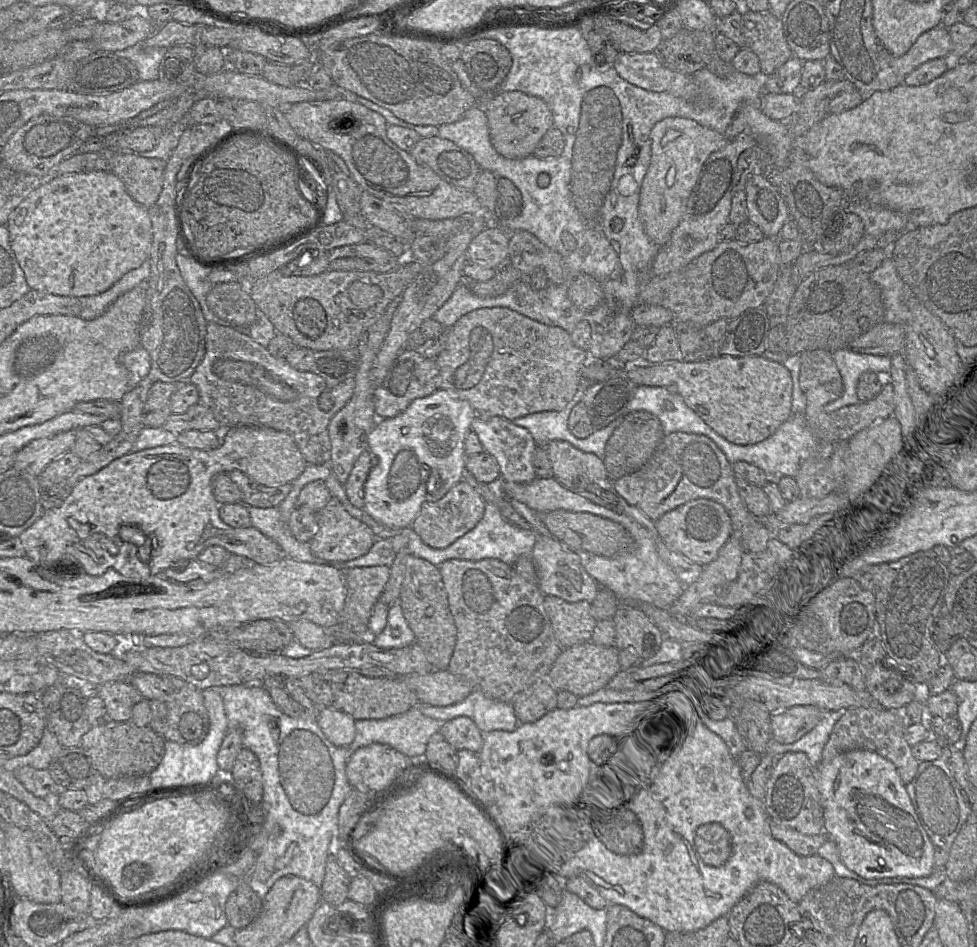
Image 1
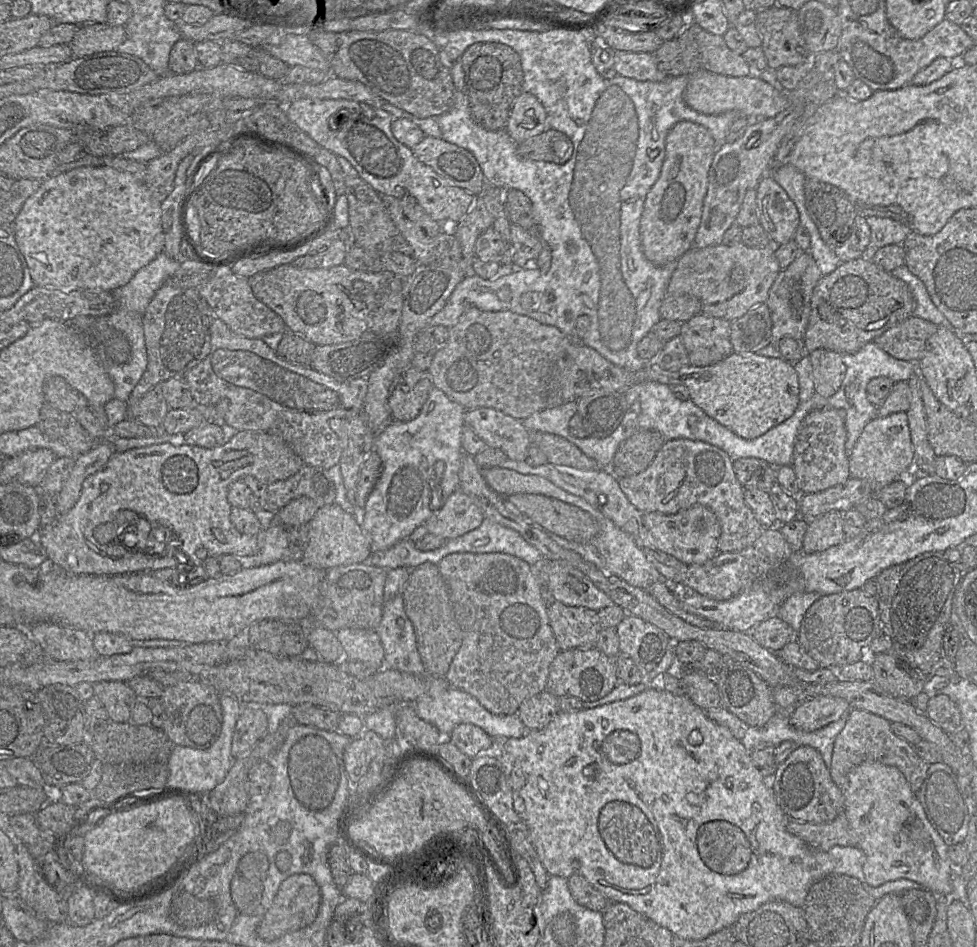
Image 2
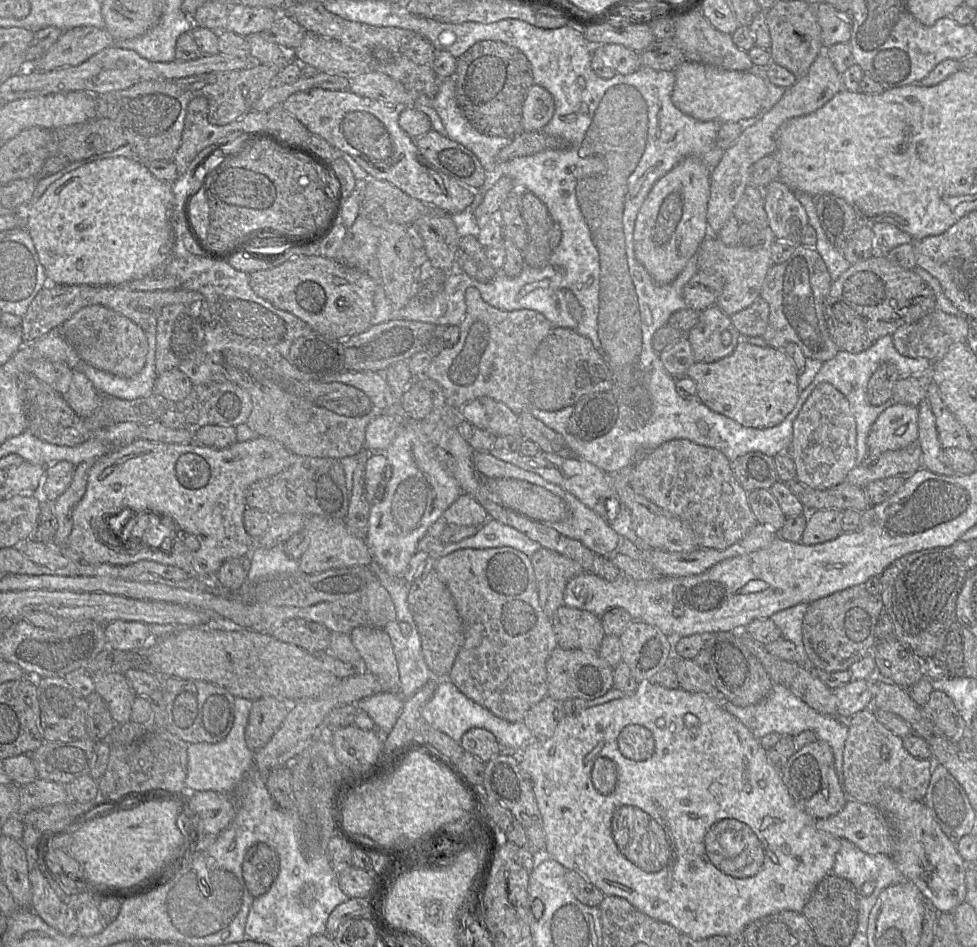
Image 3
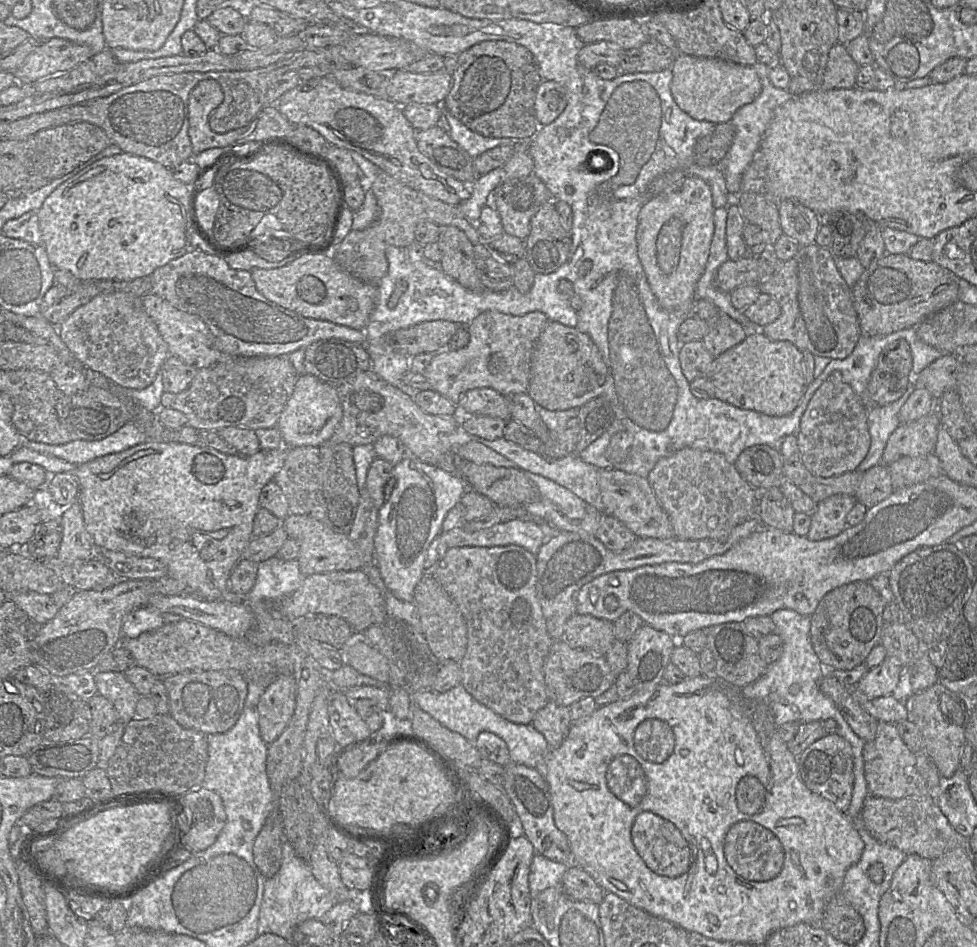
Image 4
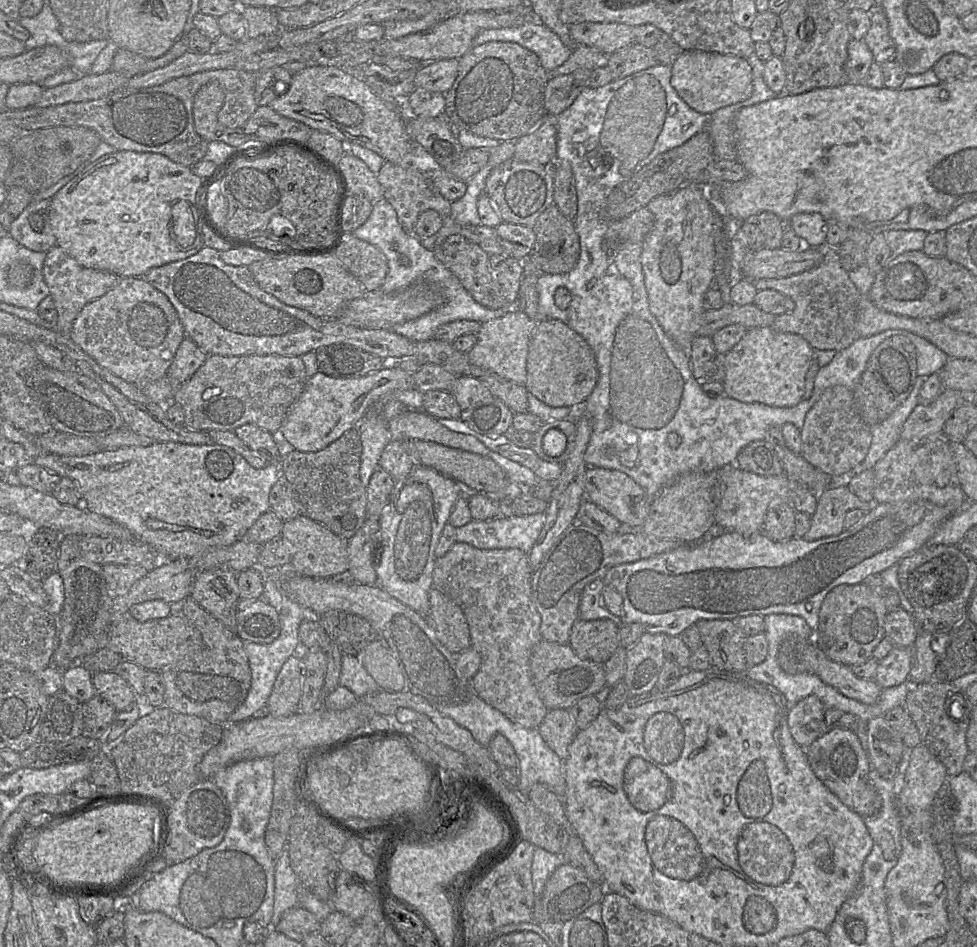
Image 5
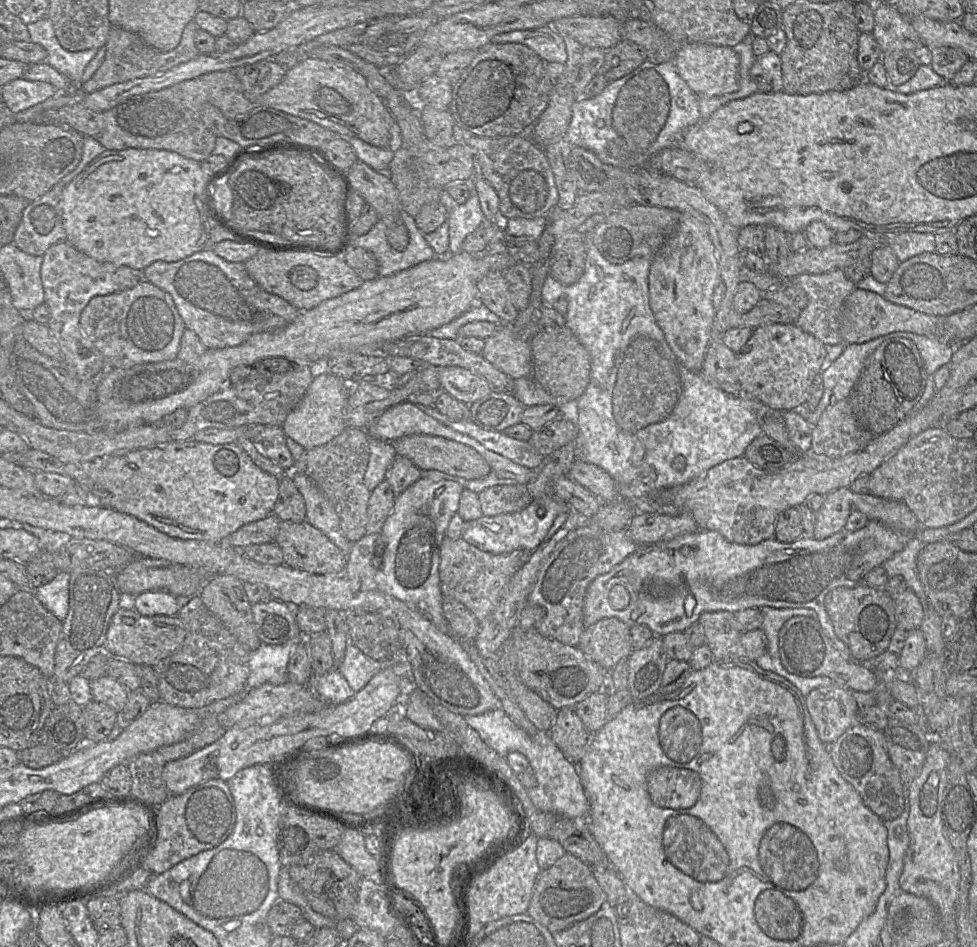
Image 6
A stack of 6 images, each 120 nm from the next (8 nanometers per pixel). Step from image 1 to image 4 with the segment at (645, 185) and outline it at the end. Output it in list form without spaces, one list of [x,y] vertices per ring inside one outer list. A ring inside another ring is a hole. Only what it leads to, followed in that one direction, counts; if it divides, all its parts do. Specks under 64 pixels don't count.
[[[688,176],[680,189],[663,192],[643,204],[636,232],[638,258],[650,288],[662,308],[670,311],[690,310],[693,306],[695,287],[705,271],[710,253],[714,233],[713,211],[710,187],[696,176]]]

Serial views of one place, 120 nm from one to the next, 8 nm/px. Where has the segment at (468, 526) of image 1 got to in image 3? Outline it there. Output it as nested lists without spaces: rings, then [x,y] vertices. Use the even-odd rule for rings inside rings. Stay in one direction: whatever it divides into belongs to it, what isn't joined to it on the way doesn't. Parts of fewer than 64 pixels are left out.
[[[461,493],[445,510],[442,517],[447,525],[477,526],[483,525],[489,518],[486,510],[472,496]]]

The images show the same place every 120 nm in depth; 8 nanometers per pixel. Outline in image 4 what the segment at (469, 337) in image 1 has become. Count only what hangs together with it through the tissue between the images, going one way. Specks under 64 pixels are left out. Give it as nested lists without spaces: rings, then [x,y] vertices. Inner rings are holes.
[[[485,311],[466,326],[470,336],[468,345],[459,350],[445,349],[432,355],[432,360],[424,370],[423,375],[431,385],[431,390],[435,390],[457,406],[465,393],[475,388],[492,388],[505,397],[518,393],[528,393],[533,350],[539,335],[548,322],[548,318],[539,311],[519,316],[498,311]]]

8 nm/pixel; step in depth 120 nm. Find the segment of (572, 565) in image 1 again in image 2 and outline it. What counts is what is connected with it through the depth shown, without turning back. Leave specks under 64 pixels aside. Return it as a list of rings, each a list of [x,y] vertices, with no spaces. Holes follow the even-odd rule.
[[[546,560],[548,590],[552,599],[566,606],[585,607],[596,612],[613,605],[592,581],[566,561]]]

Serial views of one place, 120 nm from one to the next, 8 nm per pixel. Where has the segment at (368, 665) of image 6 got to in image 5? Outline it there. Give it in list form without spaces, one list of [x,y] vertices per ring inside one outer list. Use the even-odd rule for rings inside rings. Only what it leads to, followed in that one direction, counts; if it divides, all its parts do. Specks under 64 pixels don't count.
[[[342,656],[340,685],[349,689],[357,698],[365,698],[380,691],[372,676],[355,656]]]

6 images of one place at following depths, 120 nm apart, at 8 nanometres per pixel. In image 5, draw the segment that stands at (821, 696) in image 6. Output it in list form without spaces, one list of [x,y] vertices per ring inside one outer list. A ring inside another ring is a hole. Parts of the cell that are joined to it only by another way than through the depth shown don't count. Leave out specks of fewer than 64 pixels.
[[[810,695],[791,708],[788,726],[795,742],[803,748],[826,734],[825,712],[827,708],[815,695]]]

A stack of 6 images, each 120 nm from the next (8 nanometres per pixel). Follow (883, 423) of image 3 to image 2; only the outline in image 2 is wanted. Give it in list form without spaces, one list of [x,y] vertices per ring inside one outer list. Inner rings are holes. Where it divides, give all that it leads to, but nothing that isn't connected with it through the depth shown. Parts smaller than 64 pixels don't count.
[[[906,412],[893,413],[885,417],[876,417],[863,429],[850,456],[849,475],[867,481],[872,495],[906,475],[914,464],[914,450]]]

